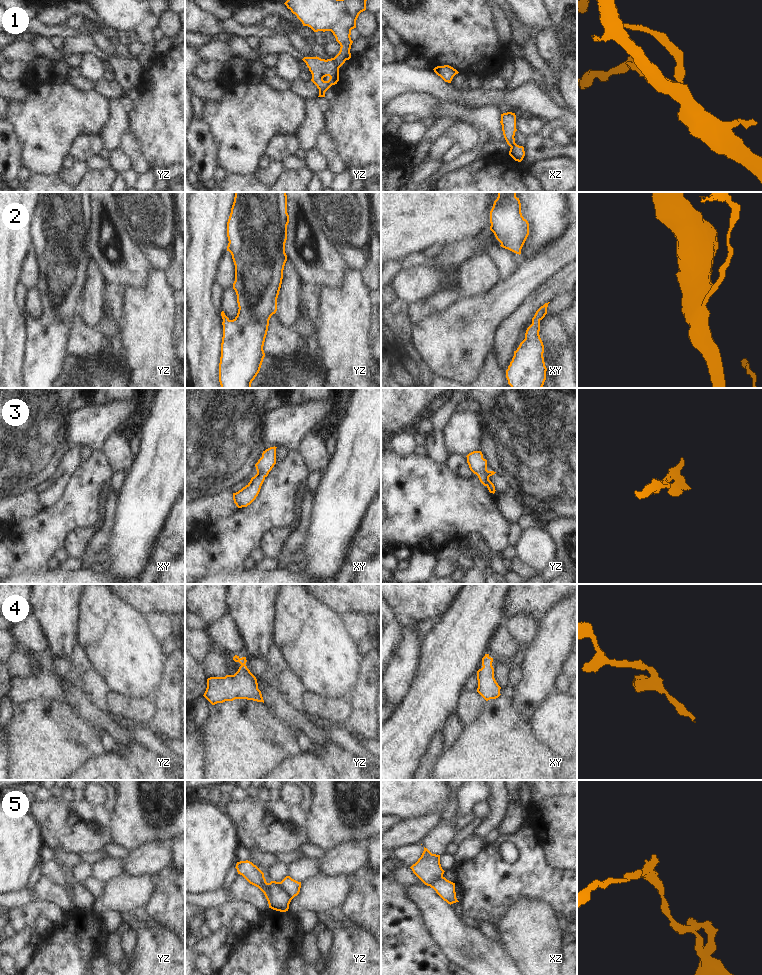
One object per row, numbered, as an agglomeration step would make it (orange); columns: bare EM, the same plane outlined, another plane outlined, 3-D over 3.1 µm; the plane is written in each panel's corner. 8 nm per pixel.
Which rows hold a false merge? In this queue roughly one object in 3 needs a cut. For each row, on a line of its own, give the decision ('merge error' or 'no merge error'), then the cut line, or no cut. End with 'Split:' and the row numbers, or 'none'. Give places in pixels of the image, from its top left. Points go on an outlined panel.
1: merge error; cut in yz along (332, 58), (339, 67)
2: no merge error; no cut
3: no merge error; no cut
4: no merge error; no cut
5: merge error; cut in yz along (279, 882), (291, 899)
Split: 1, 5

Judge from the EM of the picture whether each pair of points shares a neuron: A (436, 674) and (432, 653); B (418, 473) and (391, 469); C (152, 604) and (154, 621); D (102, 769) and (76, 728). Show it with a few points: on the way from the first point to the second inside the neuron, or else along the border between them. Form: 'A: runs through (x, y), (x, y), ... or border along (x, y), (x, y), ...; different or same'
A: runs through (436, 669), (436, 658); same
B: runs through (411, 473), (398, 473); same
C: border along (146, 614), (166, 613), (170, 615); different
D: border along (104, 752), (96, 757), (89, 758), (77, 769); different

